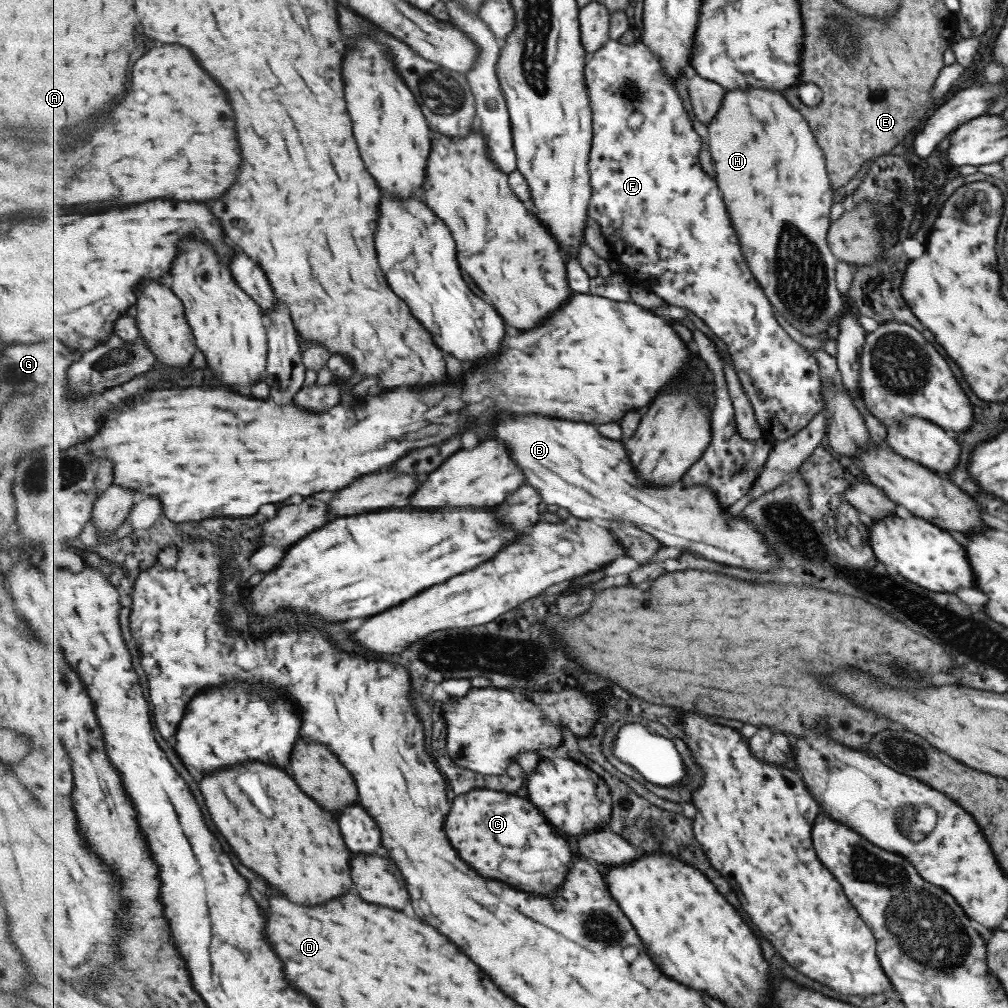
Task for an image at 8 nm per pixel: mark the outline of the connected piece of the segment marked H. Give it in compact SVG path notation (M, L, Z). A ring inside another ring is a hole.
M749 87L745 90L727 91L719 114L711 120L711 123L707 124L707 144L711 152L713 168L716 171L717 184L720 185L734 226L738 229L739 239L741 239L743 251L747 263L750 264L751 271L754 272L762 287L766 289L766 295L770 297L771 303L774 304L774 308L782 318L786 319L801 334L821 337L829 332L827 329L829 322L841 312L841 296L835 290L835 260L833 260L833 256L828 250L826 240L833 197L831 197L831 188L829 187L822 150L815 142L815 137L811 133L811 125L807 122L806 117L803 116L802 112L799 112L799 109L795 110L793 106L794 104L791 104L781 92L773 92L773 90L765 90L765 88Z

